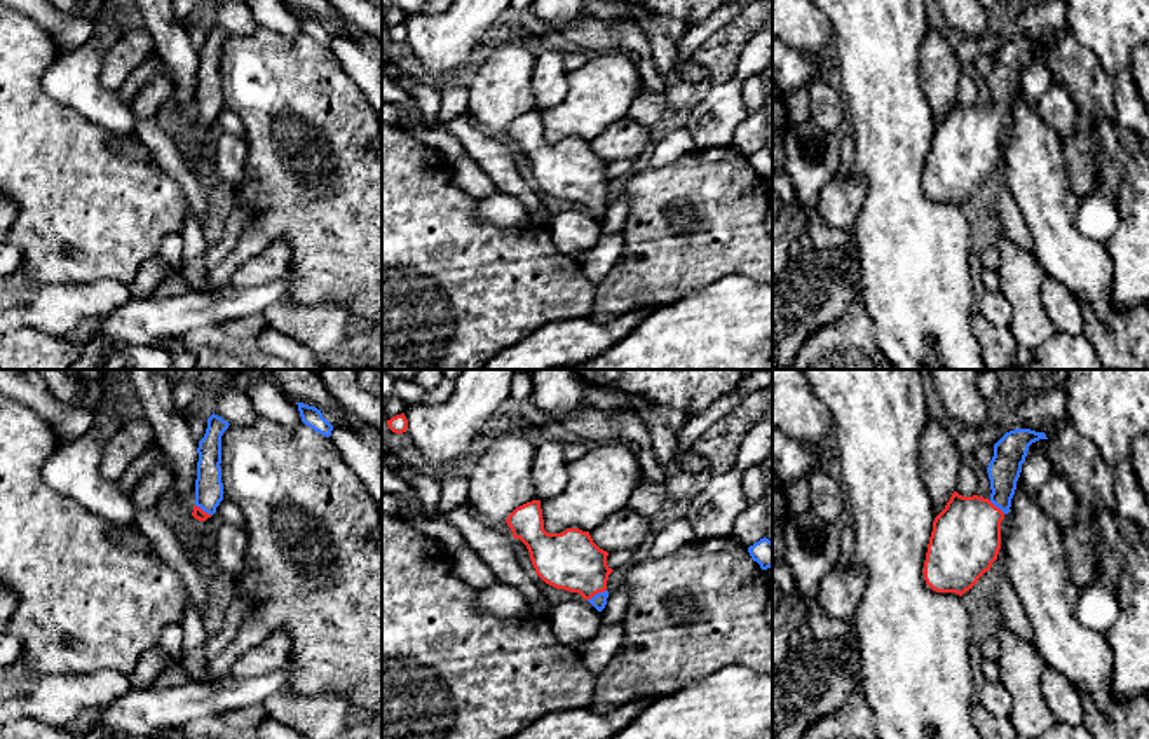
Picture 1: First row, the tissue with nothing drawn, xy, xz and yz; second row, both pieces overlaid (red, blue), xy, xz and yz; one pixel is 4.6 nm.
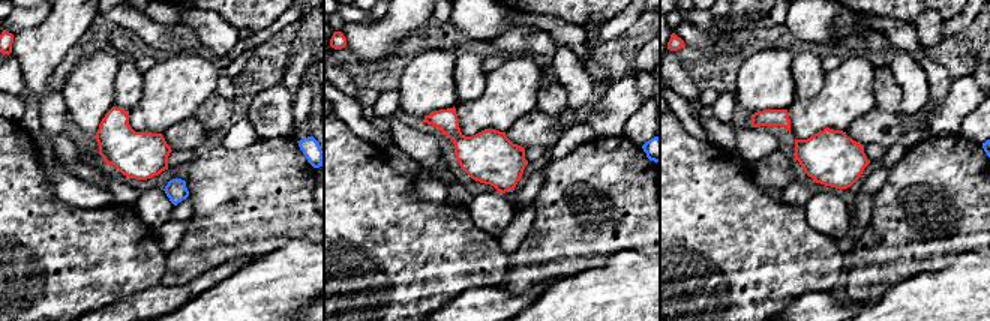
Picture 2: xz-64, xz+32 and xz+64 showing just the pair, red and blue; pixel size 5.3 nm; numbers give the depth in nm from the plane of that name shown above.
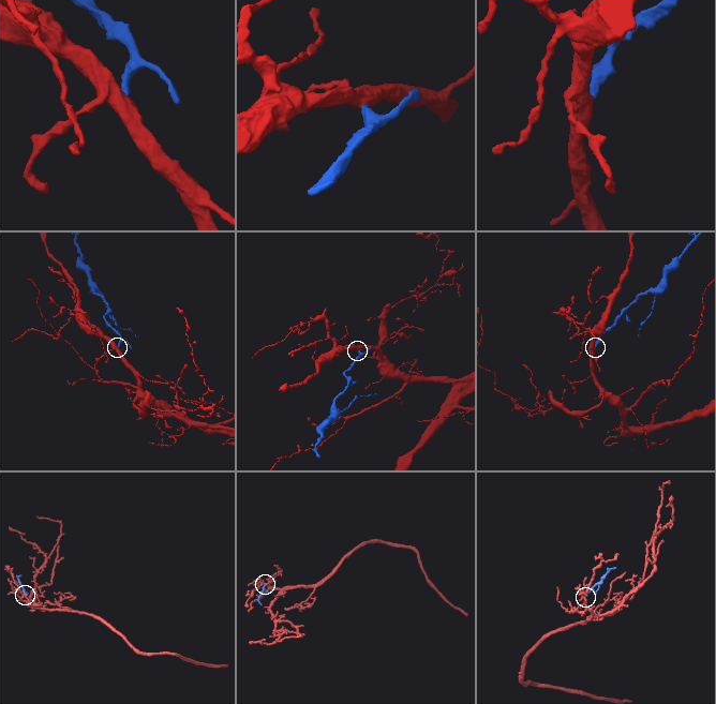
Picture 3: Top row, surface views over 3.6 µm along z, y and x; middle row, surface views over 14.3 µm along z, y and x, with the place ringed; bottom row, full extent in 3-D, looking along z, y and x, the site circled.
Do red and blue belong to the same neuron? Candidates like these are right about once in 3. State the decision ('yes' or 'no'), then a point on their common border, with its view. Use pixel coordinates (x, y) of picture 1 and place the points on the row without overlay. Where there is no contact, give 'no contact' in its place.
yes; contact xz (597, 203)

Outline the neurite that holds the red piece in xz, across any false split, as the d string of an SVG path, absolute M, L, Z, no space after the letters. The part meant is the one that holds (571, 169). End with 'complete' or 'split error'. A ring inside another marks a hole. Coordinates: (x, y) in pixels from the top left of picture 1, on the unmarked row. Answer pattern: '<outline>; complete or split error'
M541 110L516 117L506 132L513 146L527 155L535 183L546 193L579 202L598 221L605 218L607 190L614 180L607 174L608 162L593 152L589 141L567 138L561 143L547 143Z; split error

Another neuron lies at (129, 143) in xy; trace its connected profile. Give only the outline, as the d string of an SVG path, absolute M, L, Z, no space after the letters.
M134 131L131 132L113 132L112 136L113 146L122 152L126 157L143 162L146 166L157 167L148 146L136 136Z

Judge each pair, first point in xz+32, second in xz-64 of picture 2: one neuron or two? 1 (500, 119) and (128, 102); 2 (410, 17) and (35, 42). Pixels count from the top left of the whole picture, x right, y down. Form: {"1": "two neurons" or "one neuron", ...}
{"1": "two neurons", "2": "one neuron"}

